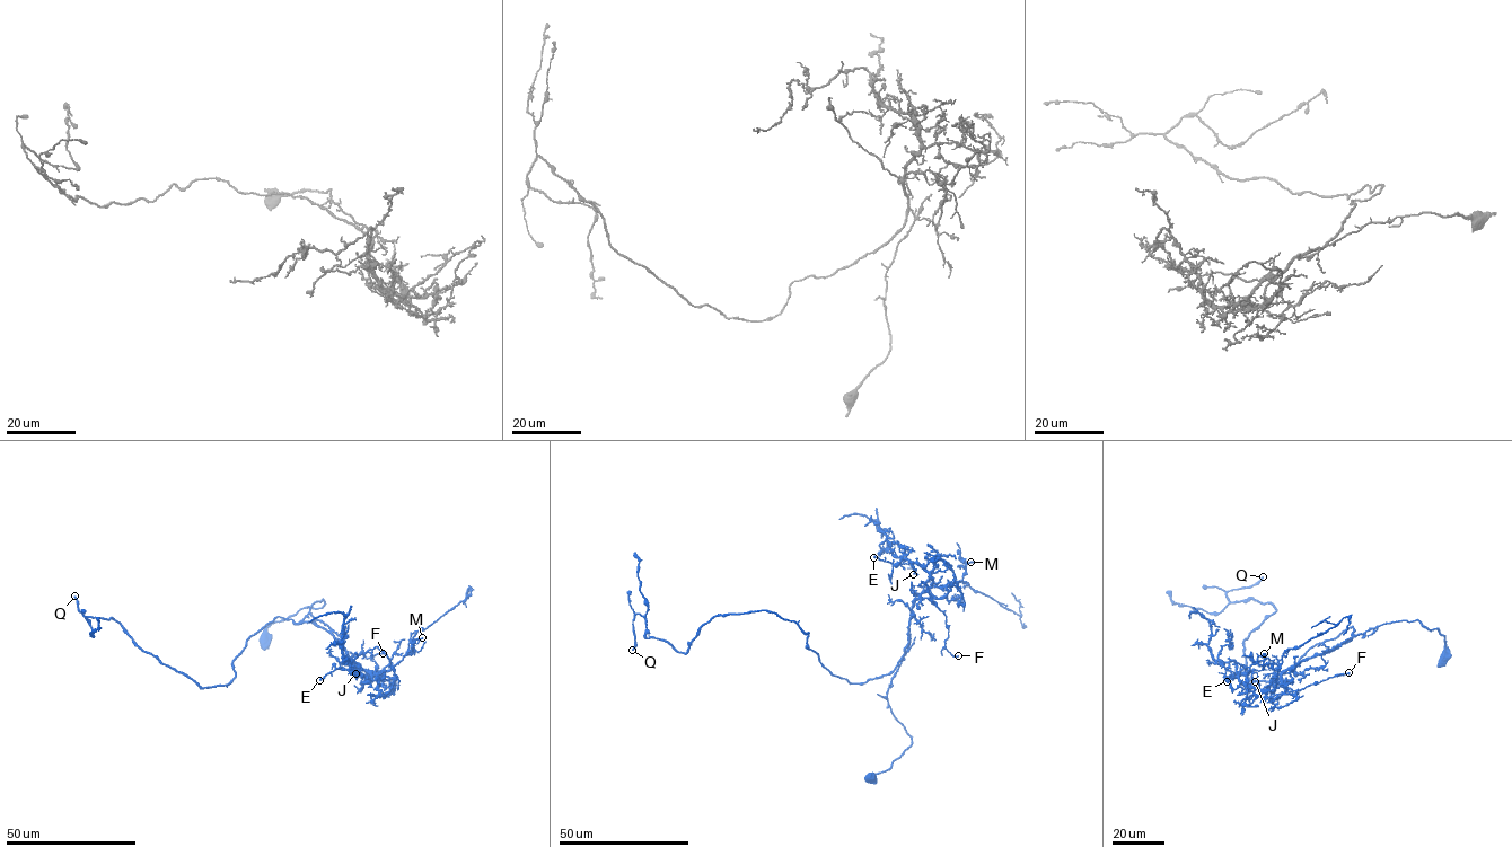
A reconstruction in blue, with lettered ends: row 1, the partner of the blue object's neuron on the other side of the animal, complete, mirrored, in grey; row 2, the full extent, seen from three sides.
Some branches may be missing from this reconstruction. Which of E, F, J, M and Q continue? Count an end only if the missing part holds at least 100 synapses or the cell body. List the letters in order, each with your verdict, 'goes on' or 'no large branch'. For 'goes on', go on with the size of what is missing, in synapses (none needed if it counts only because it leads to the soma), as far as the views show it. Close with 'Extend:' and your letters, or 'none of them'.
E: no large branch
F: no large branch
J: no large branch
M: no large branch
Q: goes on; about 100 synapses
Extend: Q

